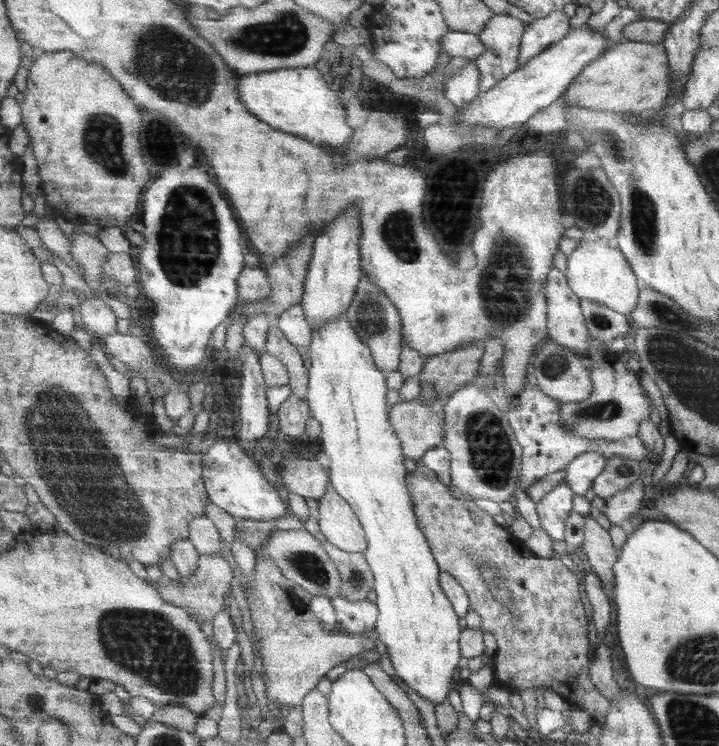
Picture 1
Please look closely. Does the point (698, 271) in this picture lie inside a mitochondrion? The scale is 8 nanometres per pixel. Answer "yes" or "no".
no

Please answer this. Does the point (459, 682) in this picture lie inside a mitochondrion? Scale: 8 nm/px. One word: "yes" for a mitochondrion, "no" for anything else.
no

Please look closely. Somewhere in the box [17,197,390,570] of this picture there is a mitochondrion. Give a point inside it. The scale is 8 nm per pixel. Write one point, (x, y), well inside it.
(98, 500)

